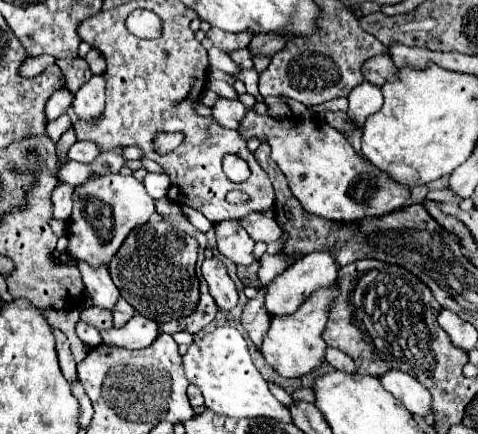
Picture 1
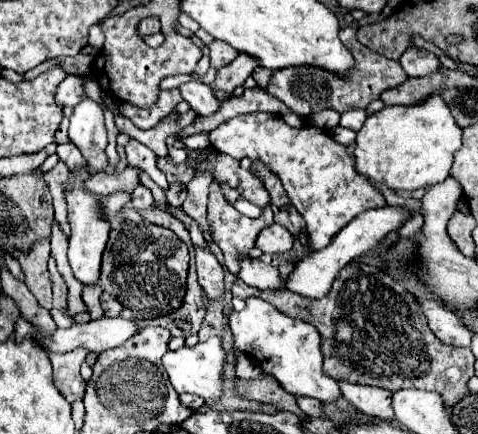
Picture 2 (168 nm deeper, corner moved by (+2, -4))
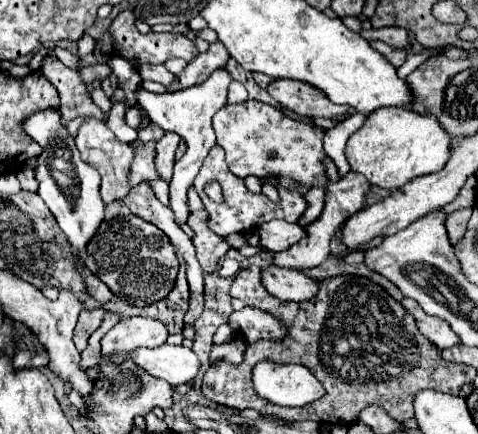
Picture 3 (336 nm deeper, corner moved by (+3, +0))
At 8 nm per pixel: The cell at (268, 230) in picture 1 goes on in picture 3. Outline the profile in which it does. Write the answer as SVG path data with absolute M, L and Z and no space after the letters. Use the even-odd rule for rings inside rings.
M270 220L258 228L260 244L272 252L288 250L292 244L306 238L306 228L286 220Z

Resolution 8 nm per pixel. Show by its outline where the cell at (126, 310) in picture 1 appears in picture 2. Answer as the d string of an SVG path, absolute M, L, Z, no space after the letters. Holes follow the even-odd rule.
M107 292L101 294L101 306L103 306L103 310L105 310L105 316L109 316L109 318L119 316L121 310L123 310L123 306L121 306L113 296L109 296Z

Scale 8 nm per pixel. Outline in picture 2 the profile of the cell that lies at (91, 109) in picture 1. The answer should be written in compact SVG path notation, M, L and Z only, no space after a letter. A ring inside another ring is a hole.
M93 98L81 100L71 114L69 124L69 140L81 150L85 156L89 170L101 172L109 162L105 156L107 146L107 130L103 120L103 108Z

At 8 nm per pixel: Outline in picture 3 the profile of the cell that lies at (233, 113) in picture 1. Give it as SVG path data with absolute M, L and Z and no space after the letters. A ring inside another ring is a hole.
M142 64L136 68L138 74L142 76L142 80L152 80L152 82L160 82L162 86L170 84L174 74L170 74L164 66L154 66L154 64Z

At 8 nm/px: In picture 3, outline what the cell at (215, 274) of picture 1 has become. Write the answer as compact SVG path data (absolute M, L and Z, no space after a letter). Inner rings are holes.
M198 210L198 212L192 212L190 214L188 226L196 232L196 238L192 242L196 246L198 262L200 262L200 266L202 266L202 270L206 274L212 274L216 270L220 258L224 258L226 252L232 246L228 242L224 242L222 236L210 232L206 220L208 220L208 212L206 210Z

